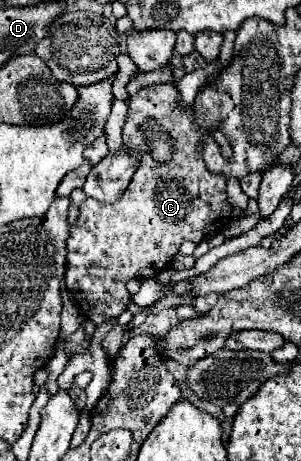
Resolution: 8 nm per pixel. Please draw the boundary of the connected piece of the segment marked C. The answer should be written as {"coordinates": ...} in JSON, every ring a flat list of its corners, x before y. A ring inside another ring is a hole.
{"coordinates":[[153,84,141,88,131,98,127,122,123,126,123,146,141,154,133,180,117,202,105,204,97,202,95,198,87,198,79,206,81,214,77,222,71,226,71,236,67,240,67,272,65,272,67,290,71,292,71,298,81,306,83,314,97,326,103,322,103,318,107,316,117,318,121,312,127,310,131,300,127,282,131,278,155,278,163,268,171,264,171,258,179,252,185,240,199,244,205,236,223,230,231,218,233,208,227,202,227,180,223,176,209,172,203,160,203,138,211,134,213,138,219,140,221,132,219,130,203,132,195,120,195,106,181,104,177,96,179,90,175,84],[145,122,155,122,159,128,169,132,173,144,173,158,167,164,159,164,151,158,149,146,145,144,143,132,139,130,141,124]]}

